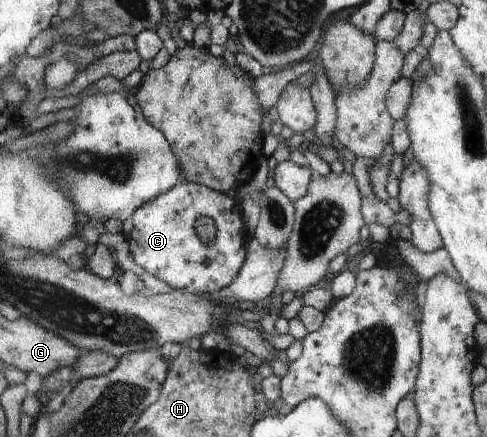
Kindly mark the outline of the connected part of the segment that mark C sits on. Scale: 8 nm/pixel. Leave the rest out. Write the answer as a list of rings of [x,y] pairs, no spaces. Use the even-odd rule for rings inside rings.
[[[184,180],[136,209],[131,215],[134,229],[130,234],[125,235],[125,238],[128,241],[132,259],[135,259],[136,263],[148,273],[152,273],[156,279],[166,281],[174,290],[193,294],[218,293],[234,281],[245,262],[247,241],[250,236],[245,231],[242,216],[241,204],[235,198],[212,191],[207,185]],[[202,216],[212,218],[216,226],[216,239],[208,244],[196,235],[194,229],[196,220]]]

